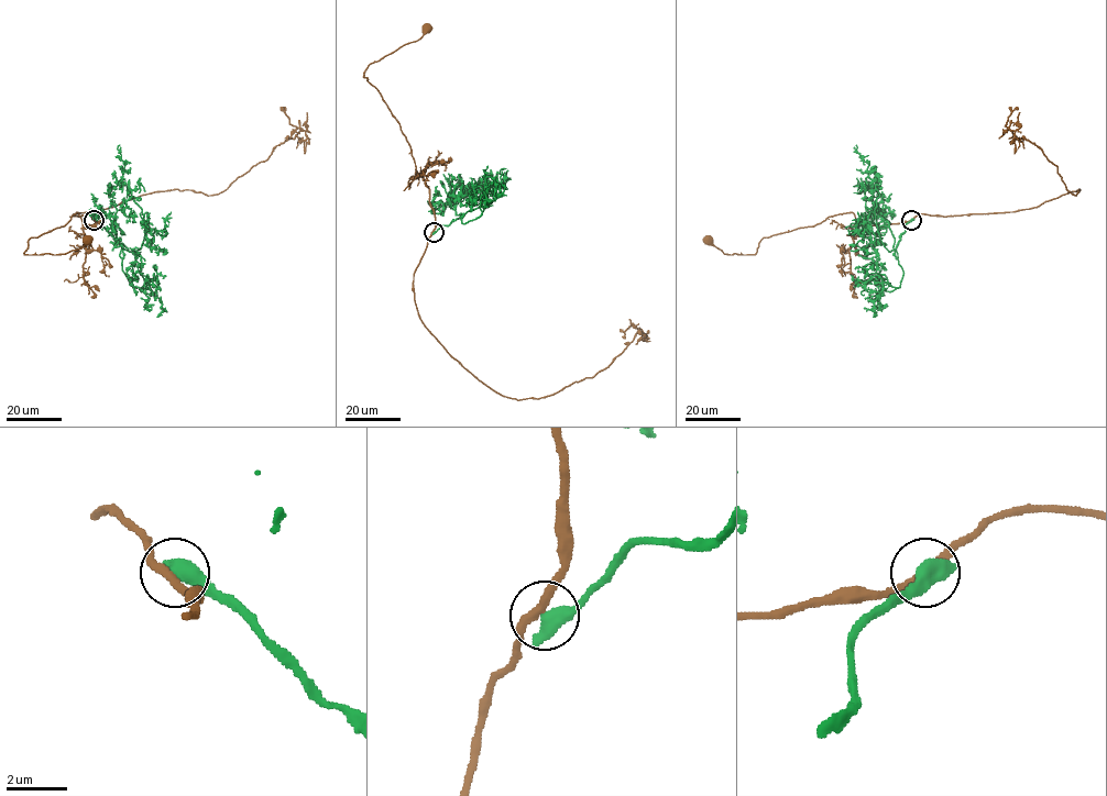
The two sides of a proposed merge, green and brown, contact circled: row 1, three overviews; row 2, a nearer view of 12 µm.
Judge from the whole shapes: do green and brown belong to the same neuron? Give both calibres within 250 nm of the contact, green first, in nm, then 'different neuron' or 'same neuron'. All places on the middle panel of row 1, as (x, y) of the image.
calibres 650 and 280 nm; different neuron

